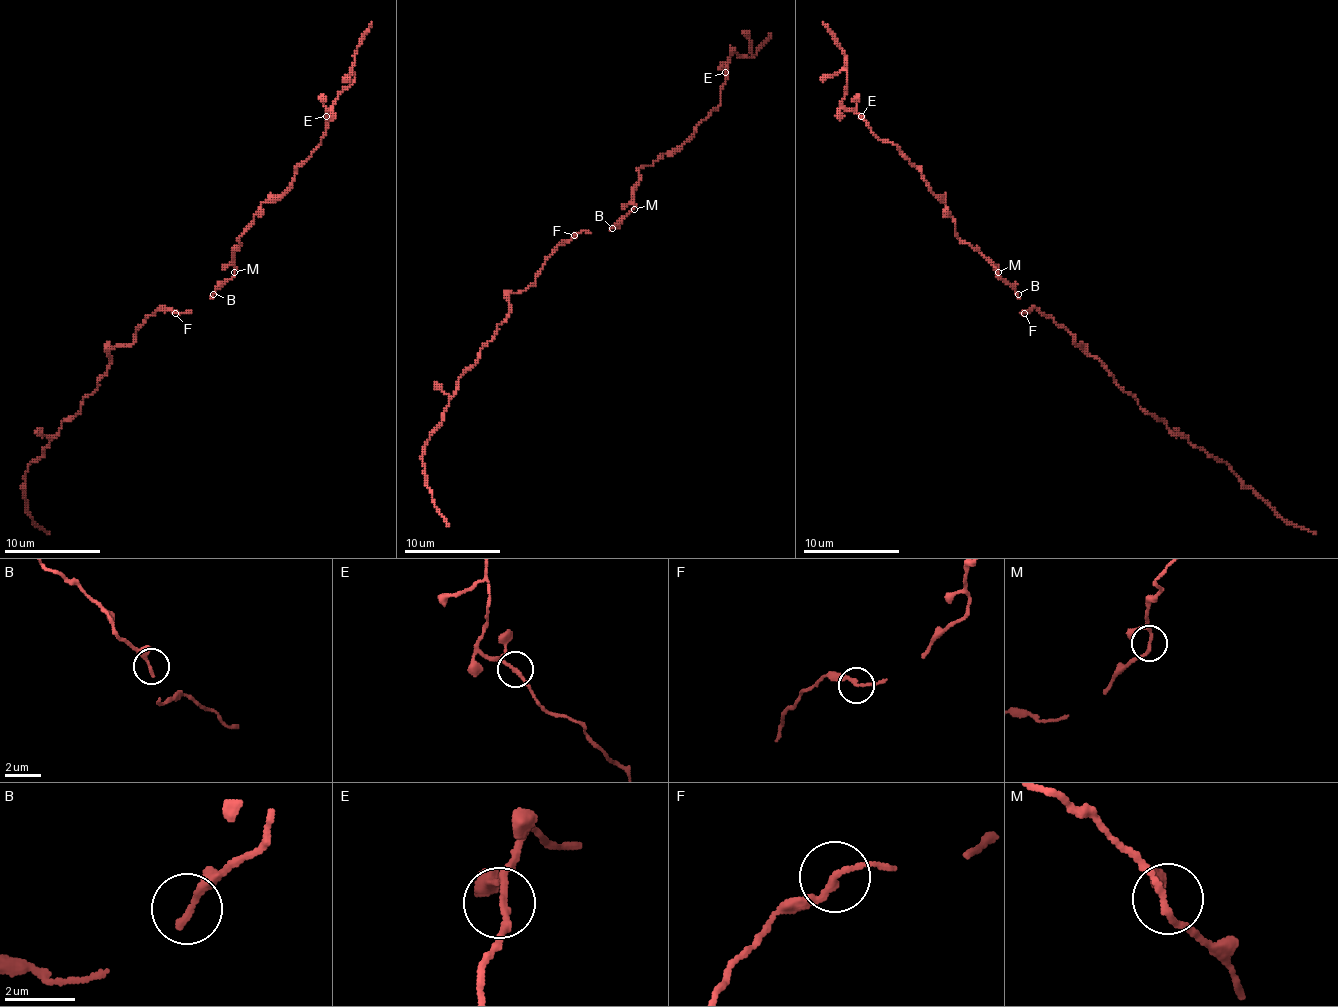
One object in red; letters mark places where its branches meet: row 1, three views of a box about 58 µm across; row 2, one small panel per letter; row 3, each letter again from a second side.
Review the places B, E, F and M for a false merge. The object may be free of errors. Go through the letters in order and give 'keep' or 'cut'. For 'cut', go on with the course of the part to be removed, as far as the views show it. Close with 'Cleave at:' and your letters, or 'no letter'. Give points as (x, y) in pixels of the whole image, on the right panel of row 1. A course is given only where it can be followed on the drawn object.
B: keep
E: keep
F: keep
M: keep
Cleave at: no letter

